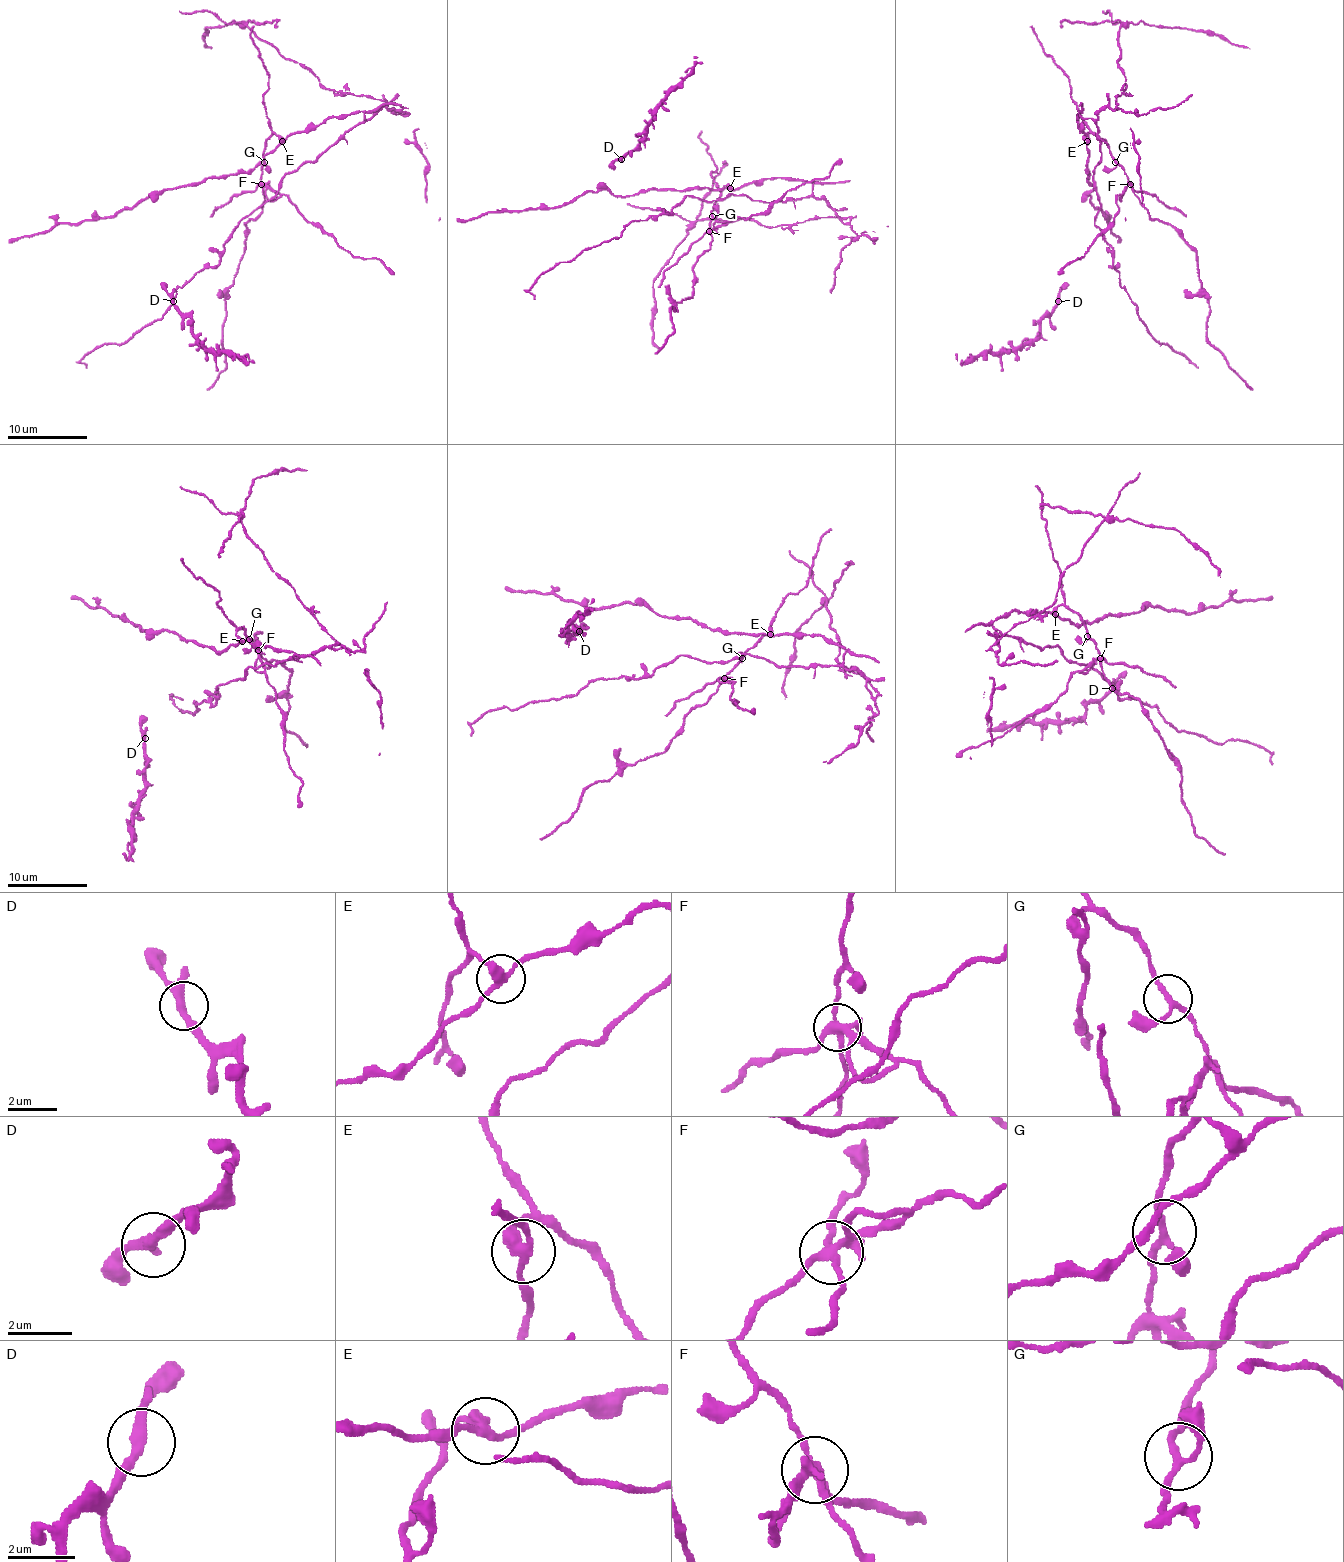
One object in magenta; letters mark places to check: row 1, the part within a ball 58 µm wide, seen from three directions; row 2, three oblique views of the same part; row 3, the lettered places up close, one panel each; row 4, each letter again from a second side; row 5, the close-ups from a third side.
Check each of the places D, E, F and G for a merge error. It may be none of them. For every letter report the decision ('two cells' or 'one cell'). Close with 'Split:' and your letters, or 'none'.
D: one cell
E: two cells
F: two cells
G: one cell
Split: E, F

